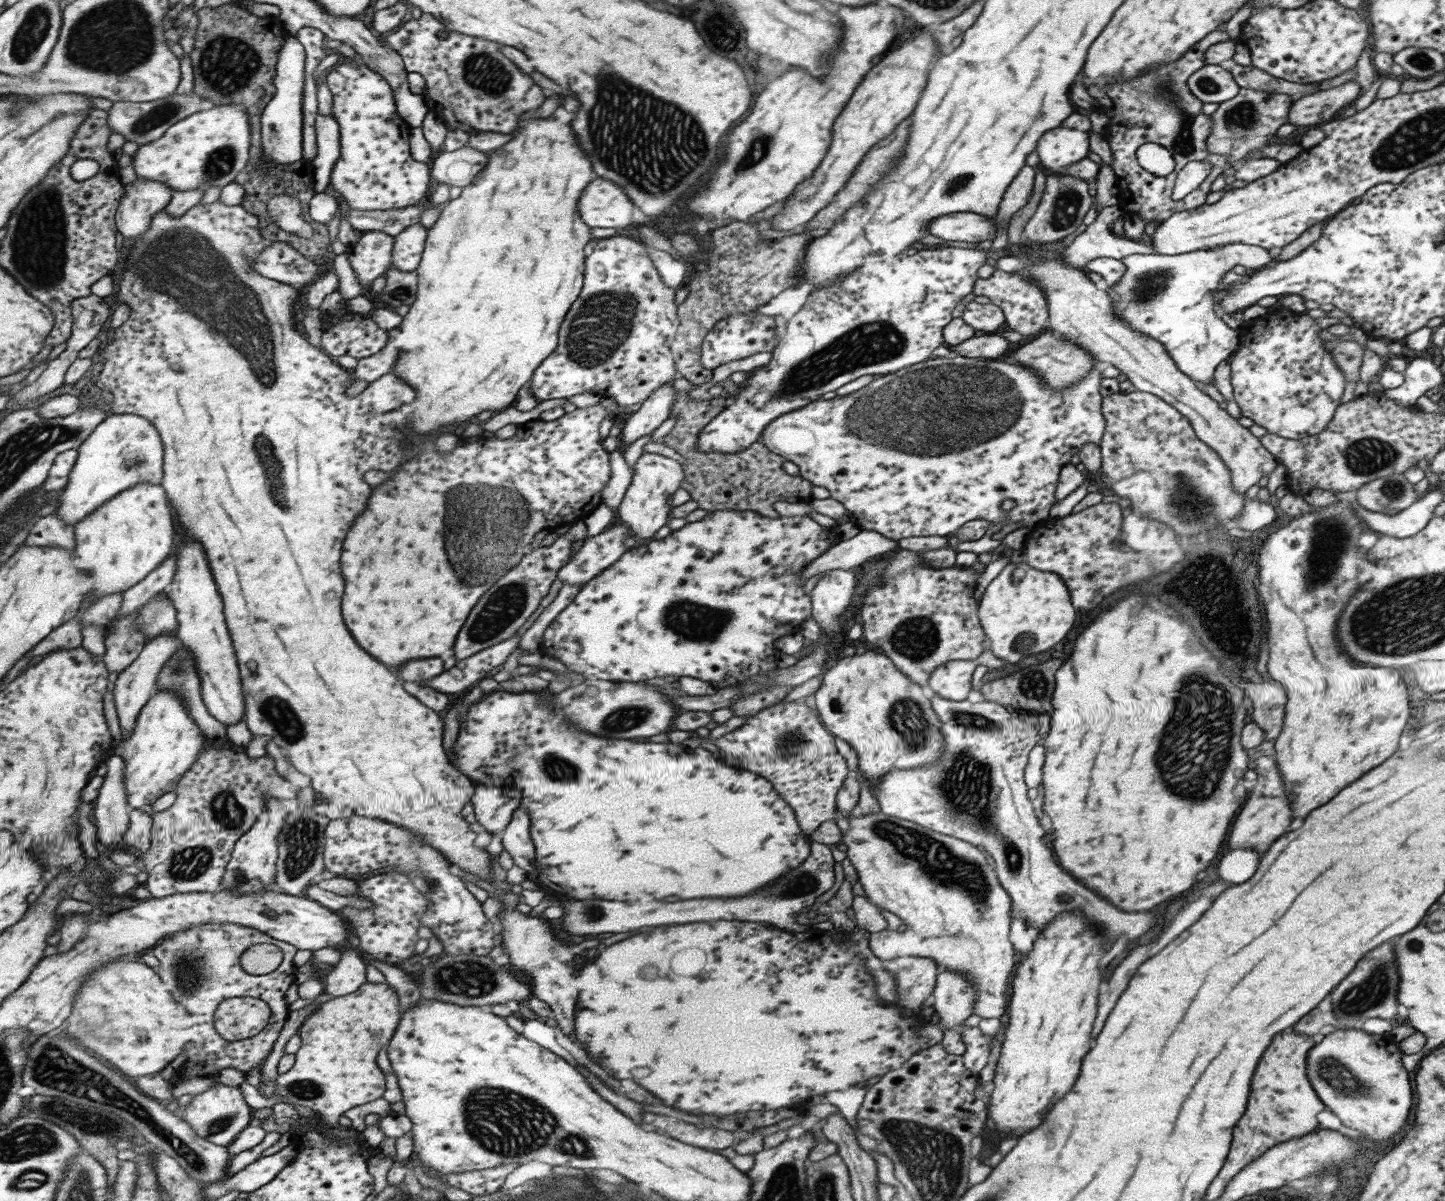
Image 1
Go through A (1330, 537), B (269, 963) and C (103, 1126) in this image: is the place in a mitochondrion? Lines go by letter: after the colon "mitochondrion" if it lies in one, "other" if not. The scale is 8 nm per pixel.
A: mitochondrion
B: other
C: mitochondrion

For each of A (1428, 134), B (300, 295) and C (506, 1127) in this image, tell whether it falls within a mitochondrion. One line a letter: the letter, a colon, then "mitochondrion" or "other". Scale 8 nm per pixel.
A: mitochondrion
B: other
C: mitochondrion

